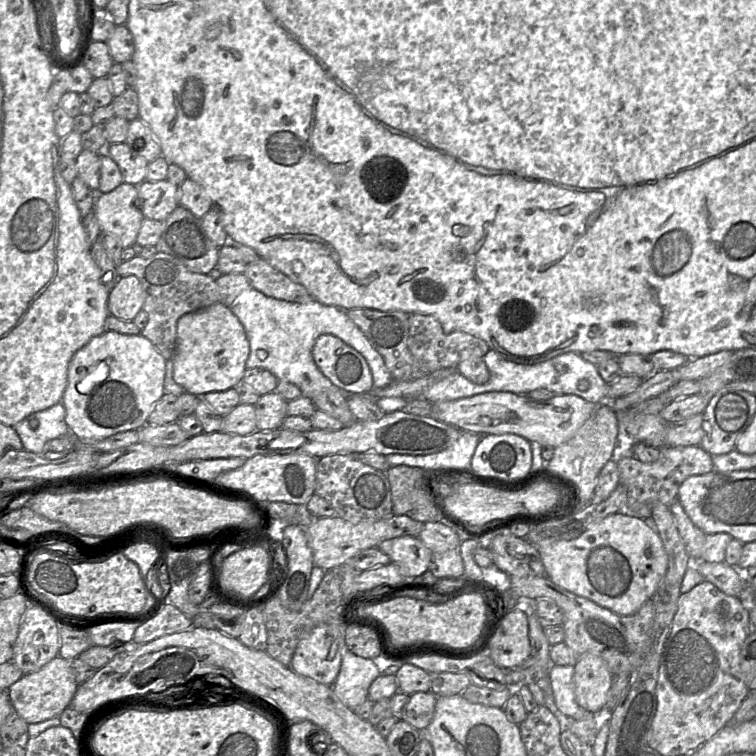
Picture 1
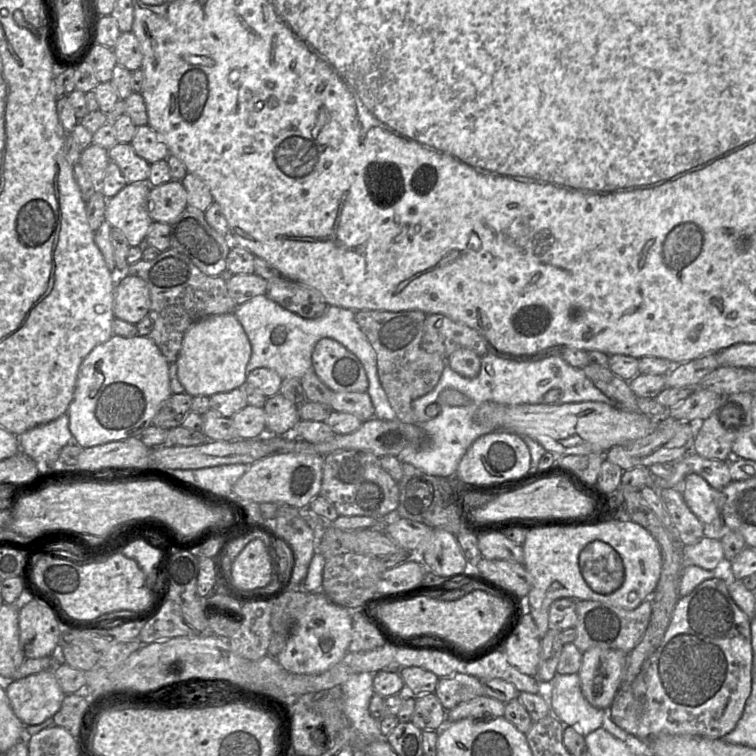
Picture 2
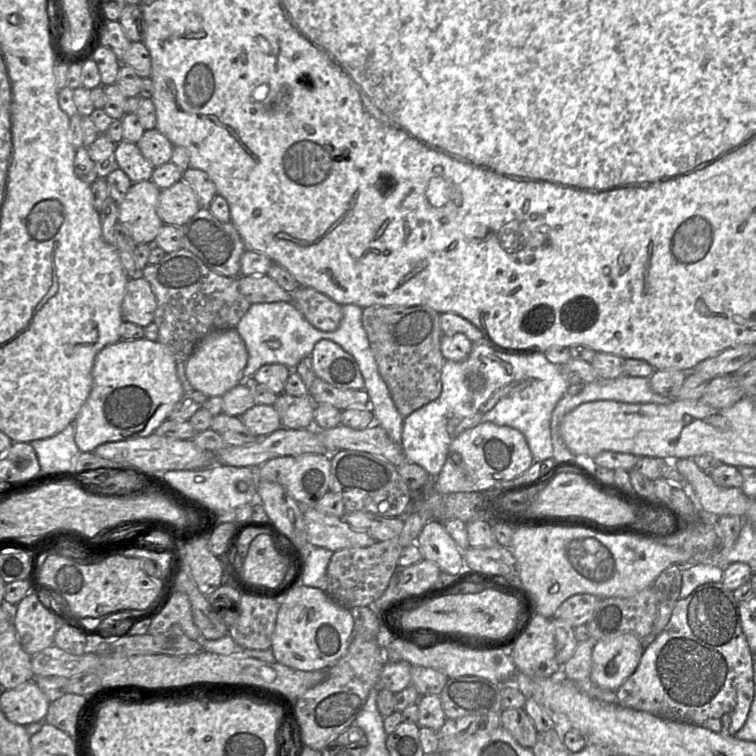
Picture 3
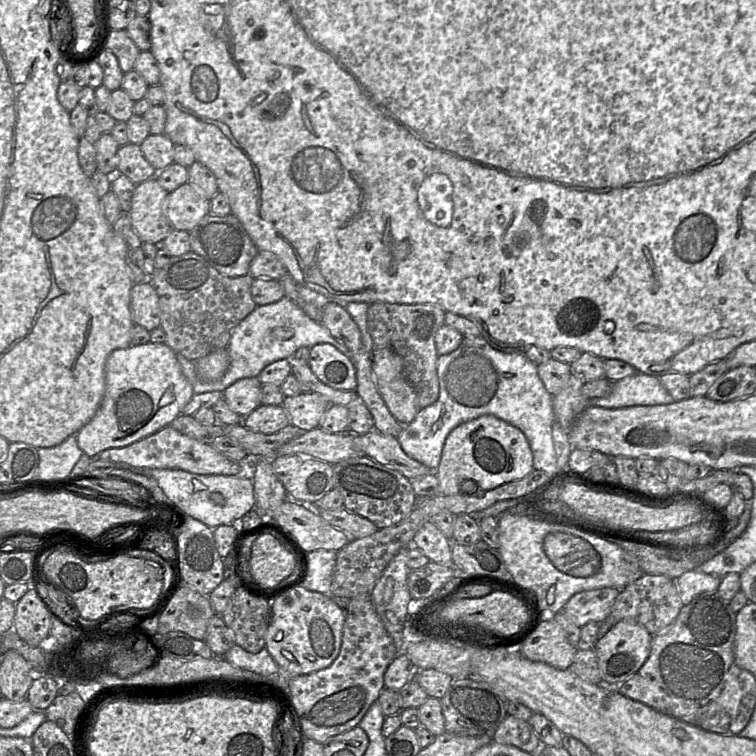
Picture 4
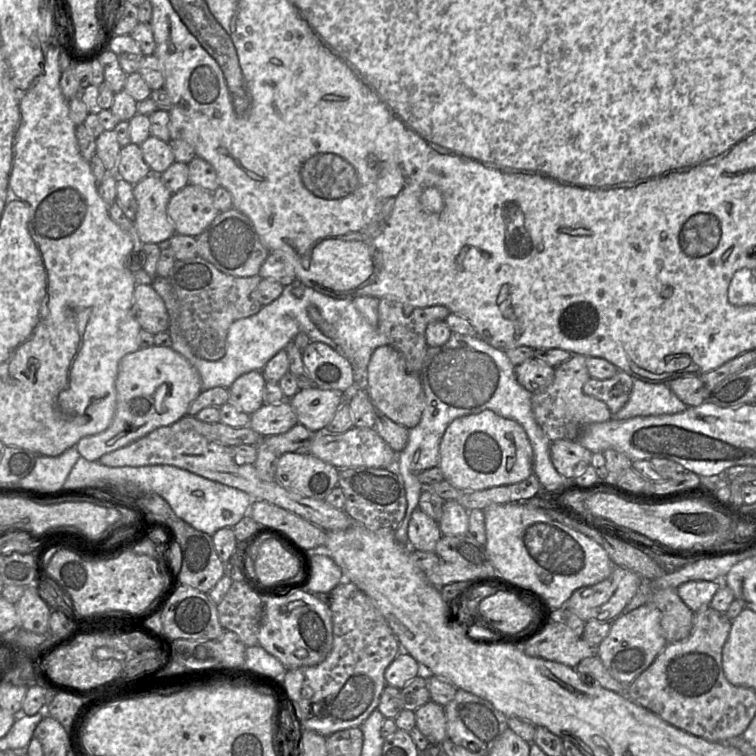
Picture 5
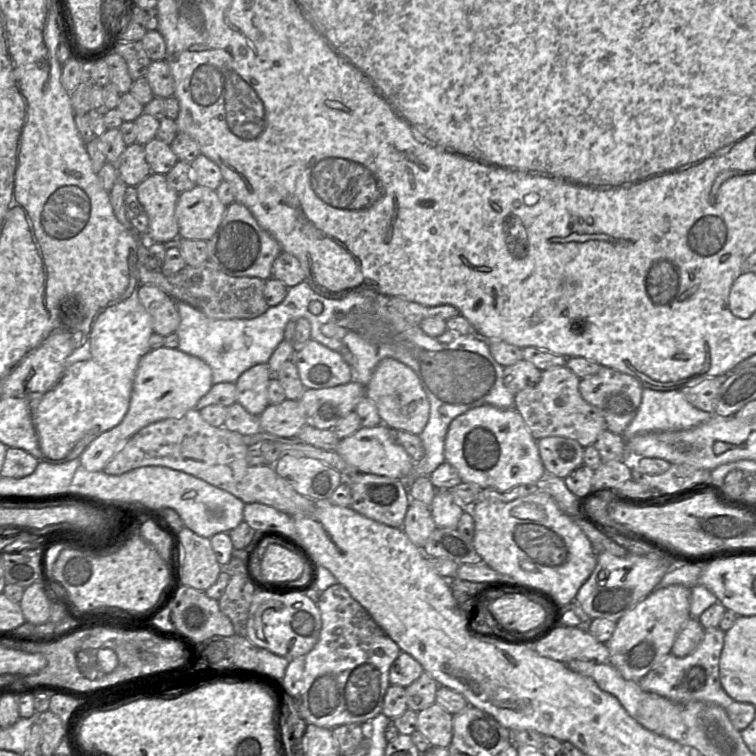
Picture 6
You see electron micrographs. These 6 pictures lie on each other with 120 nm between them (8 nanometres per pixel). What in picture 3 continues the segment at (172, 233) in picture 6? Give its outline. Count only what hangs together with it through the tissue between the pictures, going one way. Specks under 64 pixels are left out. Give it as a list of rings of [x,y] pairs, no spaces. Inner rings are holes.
[[[151,180],[140,181],[131,185],[124,200],[118,204],[118,222],[127,227],[137,245],[154,241],[164,225],[156,211],[160,192]]]

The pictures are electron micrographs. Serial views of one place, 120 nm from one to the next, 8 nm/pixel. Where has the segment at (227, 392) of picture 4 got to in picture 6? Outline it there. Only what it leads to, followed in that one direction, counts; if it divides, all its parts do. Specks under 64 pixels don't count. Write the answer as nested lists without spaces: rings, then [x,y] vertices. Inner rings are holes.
[[[257,364],[243,372],[235,382],[237,402],[259,416],[269,405],[268,385],[272,378],[268,364]]]

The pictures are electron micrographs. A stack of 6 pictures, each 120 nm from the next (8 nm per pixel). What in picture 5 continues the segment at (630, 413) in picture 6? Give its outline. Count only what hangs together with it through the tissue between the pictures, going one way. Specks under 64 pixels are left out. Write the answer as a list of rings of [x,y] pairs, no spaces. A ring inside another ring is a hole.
[[[622,370],[611,378],[598,380],[590,378],[583,385],[585,395],[603,401],[612,417],[627,403],[633,388],[633,378]]]

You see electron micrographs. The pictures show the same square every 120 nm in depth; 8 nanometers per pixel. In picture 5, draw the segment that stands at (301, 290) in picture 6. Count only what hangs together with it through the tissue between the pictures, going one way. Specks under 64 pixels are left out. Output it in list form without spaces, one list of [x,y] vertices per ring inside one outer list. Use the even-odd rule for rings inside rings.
[[[154,277],[151,284],[153,289],[163,299],[169,314],[170,324],[167,332],[170,334],[171,348],[184,356],[198,371],[201,378],[201,392],[213,387],[229,388],[232,383],[241,375],[253,370],[262,370],[266,363],[275,356],[280,350],[285,349],[286,345],[293,340],[299,332],[306,333],[312,342],[325,341],[331,348],[340,352],[338,346],[331,338],[326,336],[309,318],[307,307],[311,302],[301,302],[293,294],[290,284],[283,288],[282,294],[267,306],[262,306],[261,310],[250,317],[239,319],[231,324],[226,338],[226,353],[217,361],[209,361],[195,355],[179,333],[177,312],[178,301],[174,289],[168,279]]]

